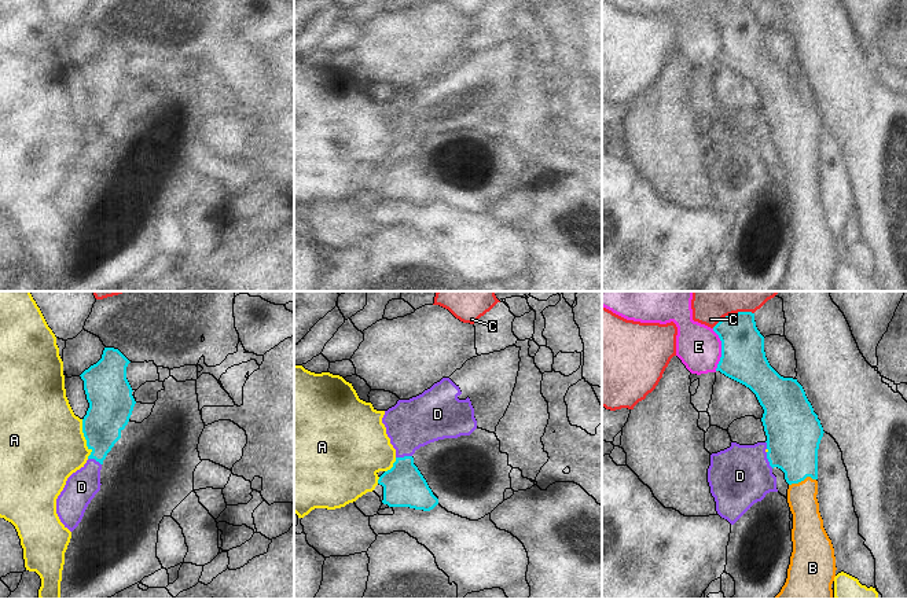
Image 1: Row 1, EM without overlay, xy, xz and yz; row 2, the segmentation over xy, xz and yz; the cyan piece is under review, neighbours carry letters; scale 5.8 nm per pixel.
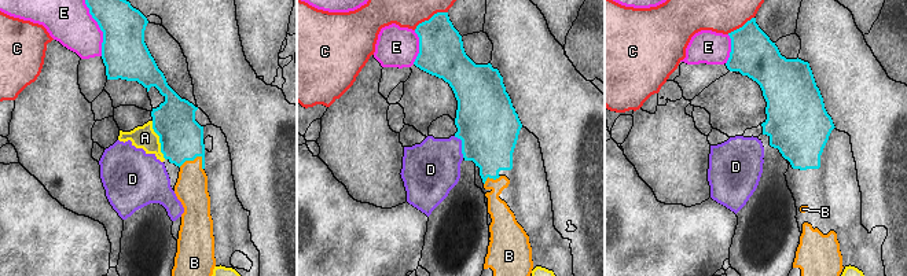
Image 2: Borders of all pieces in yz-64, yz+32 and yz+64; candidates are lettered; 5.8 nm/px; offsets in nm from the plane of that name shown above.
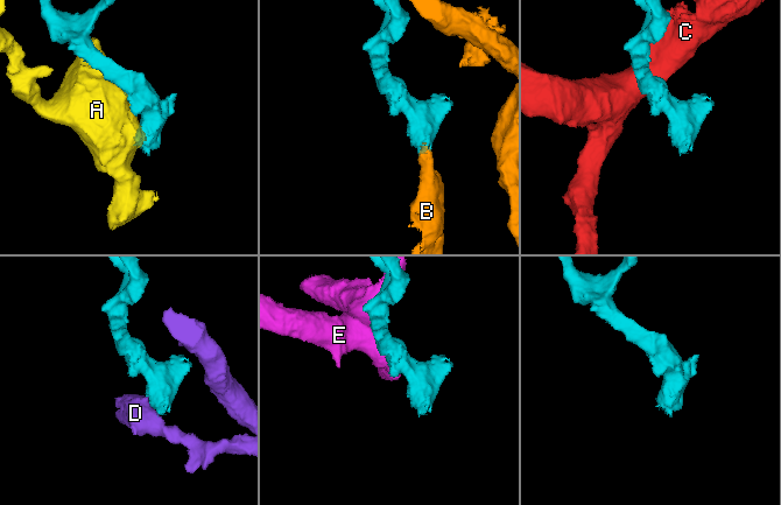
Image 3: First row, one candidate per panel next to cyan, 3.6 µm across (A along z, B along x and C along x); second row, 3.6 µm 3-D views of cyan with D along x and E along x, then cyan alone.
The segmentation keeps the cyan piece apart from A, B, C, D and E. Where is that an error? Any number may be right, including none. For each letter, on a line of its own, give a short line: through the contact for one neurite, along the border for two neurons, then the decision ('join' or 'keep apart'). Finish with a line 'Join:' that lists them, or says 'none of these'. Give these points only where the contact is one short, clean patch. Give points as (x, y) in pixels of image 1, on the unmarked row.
A: keep apart
B: line yz (793, 131), (801, 172), (801, 190); join
C: keep apart
D: line xz (411, 147), (396, 150); keep apart
E: keep apart
Join: B

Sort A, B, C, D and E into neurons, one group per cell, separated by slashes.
A / B / C / D / E

